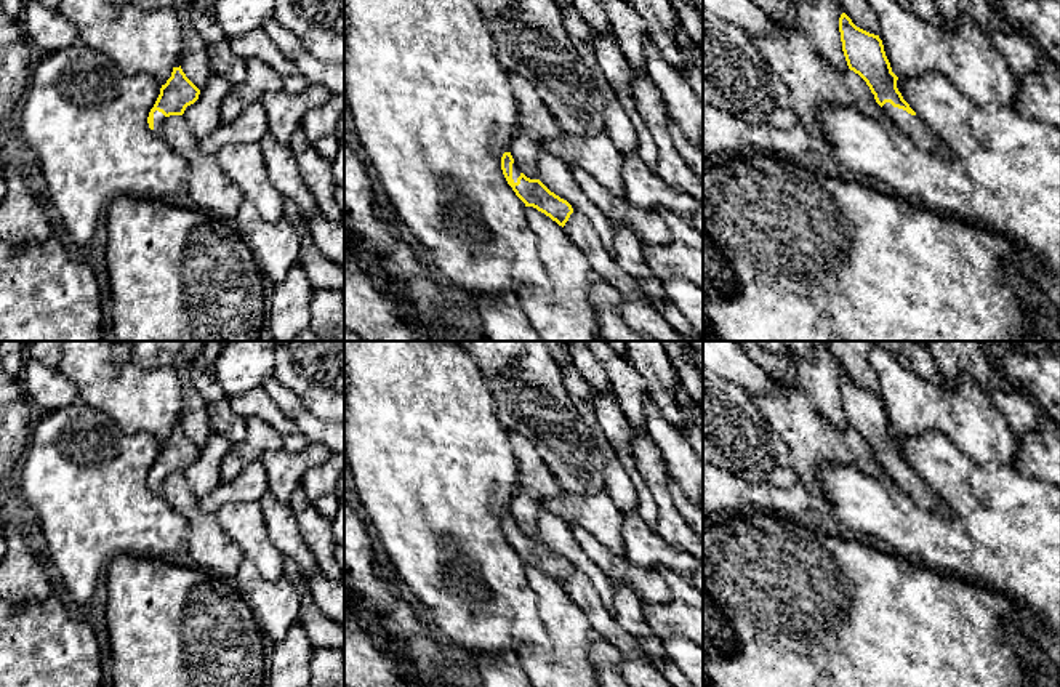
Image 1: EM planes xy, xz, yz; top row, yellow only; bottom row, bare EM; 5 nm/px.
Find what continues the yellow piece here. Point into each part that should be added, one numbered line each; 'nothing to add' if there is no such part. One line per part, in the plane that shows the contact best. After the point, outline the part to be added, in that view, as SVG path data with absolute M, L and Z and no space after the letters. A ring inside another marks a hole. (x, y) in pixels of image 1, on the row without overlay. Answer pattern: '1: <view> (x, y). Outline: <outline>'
1: yz (911, 484). Outline: M890 461L882 464L885 476L909 495L921 508L937 511L940 514L950 514L942 500L938 500L922 482L917 474L911 474L903 468L893 466Z

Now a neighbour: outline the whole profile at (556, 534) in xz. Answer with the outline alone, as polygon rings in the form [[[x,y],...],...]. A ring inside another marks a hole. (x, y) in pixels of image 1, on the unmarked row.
[[[541,506],[538,509],[540,540],[556,554],[567,559],[573,568],[588,577],[607,610],[613,615],[613,585],[602,570],[586,556],[572,535],[572,528],[560,517]]]

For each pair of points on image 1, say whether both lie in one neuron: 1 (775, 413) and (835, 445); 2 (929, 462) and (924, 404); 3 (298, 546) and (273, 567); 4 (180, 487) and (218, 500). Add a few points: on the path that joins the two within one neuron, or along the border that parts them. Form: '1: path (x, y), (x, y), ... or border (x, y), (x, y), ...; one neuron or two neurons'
1: path (790, 415), (820, 442); one neuron
2: border (899, 436), (910, 437), (940, 431), (961, 450); two neurons
3: border (263, 522), (269, 540), (284, 554); two neurons
4: border (197, 498), (197, 506), (204, 513), (215, 514); two neurons

